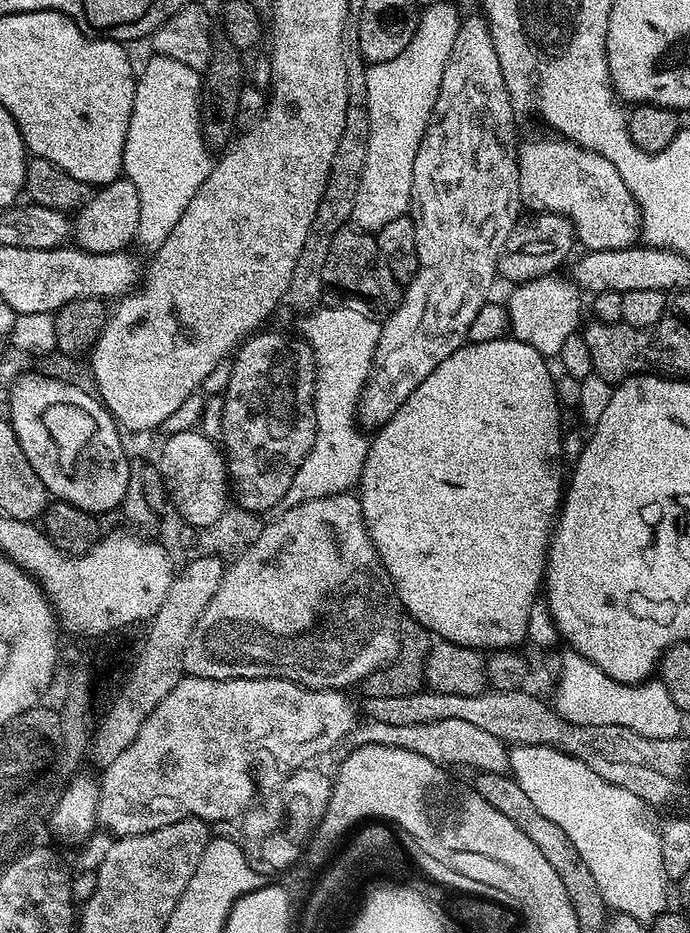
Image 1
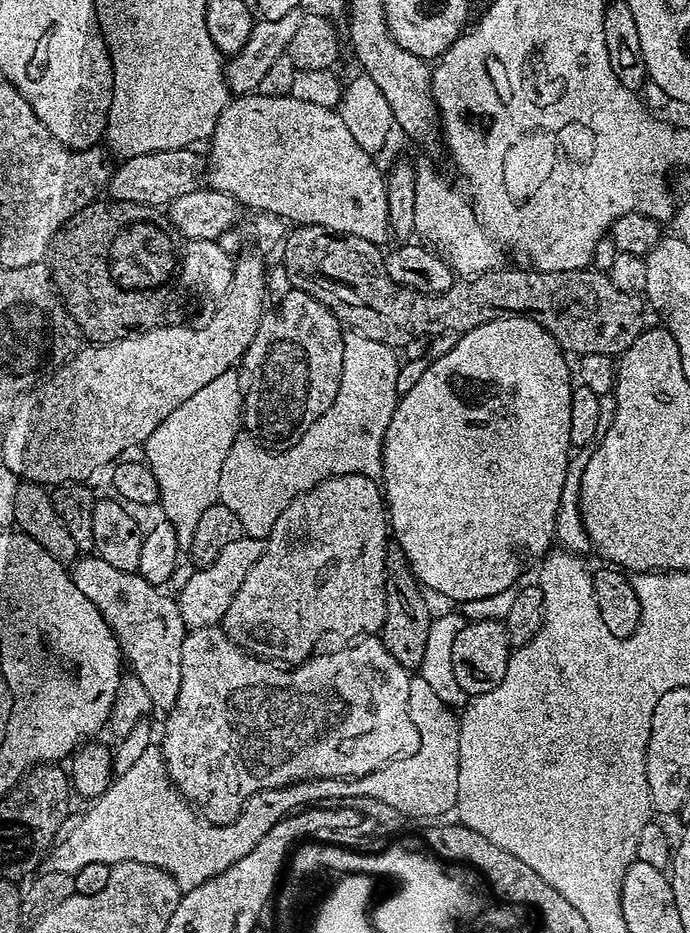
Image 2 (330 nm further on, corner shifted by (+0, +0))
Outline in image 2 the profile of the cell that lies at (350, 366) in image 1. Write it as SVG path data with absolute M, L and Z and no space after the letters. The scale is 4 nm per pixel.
M345 331L342 346L342 378L338 394L334 402L330 402L330 410L326 410L326 414L322 414L322 418L318 418L318 422L314 422L310 430L306 430L297 440L276 451L265 446L247 430L237 434L234 446L230 446L230 454L226 454L226 462L222 462L219 503L228 506L238 516L243 535L253 536L259 540L267 538L278 514L282 514L282 510L286 510L286 506L292 504L292 499L310 491L323 480L342 474L362 474L374 481L379 481L383 477L382 454L386 426L390 426L390 418L396 409L400 368L400 359L387 346L382 346L381 343L375 344L372 338L352 336Z

